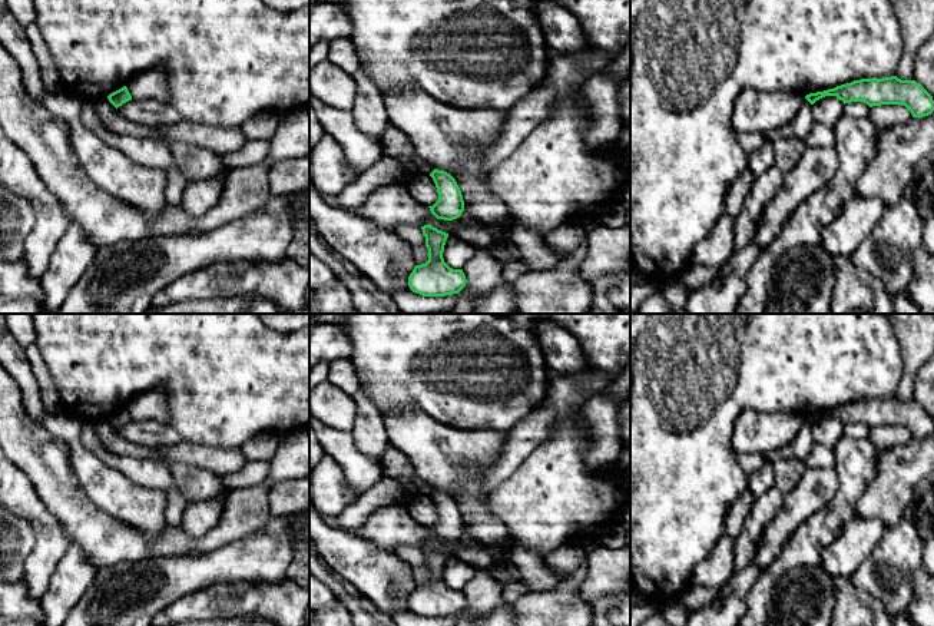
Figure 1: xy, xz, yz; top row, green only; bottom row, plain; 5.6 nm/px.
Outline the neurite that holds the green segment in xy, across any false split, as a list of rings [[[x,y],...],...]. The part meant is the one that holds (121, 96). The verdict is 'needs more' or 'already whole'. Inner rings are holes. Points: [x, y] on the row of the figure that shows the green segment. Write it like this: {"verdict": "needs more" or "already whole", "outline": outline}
{"verdict": "already whole", "outline": [[[123,86],[122,89],[119,89],[119,90],[113,92],[113,93],[110,93],[110,95],[107,96],[107,99],[109,99],[109,102],[117,109],[117,107],[122,106],[123,103],[132,100],[132,96],[130,96],[127,87]]]}

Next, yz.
{"verdict": "already whole", "outline": [[[897,76],[882,79],[861,79],[824,92],[809,93],[805,99],[814,105],[825,96],[837,96],[845,103],[864,102],[870,107],[881,105],[902,105],[913,117],[924,117],[934,112],[933,96],[915,80],[901,80]]]}

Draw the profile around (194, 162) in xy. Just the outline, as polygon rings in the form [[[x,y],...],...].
[[[107,97],[92,100],[92,105],[107,130],[123,136],[148,138],[166,143],[176,169],[185,176],[186,182],[221,173],[223,166],[221,155],[191,143],[170,142],[153,127],[125,119]]]

